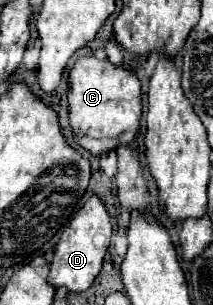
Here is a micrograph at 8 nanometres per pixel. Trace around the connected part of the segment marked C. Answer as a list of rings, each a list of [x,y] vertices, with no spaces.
[[[80,59],[70,71],[68,89],[70,131],[76,143],[94,157],[108,155],[120,145],[130,145],[140,129],[140,81],[128,67],[114,67],[108,59]]]

